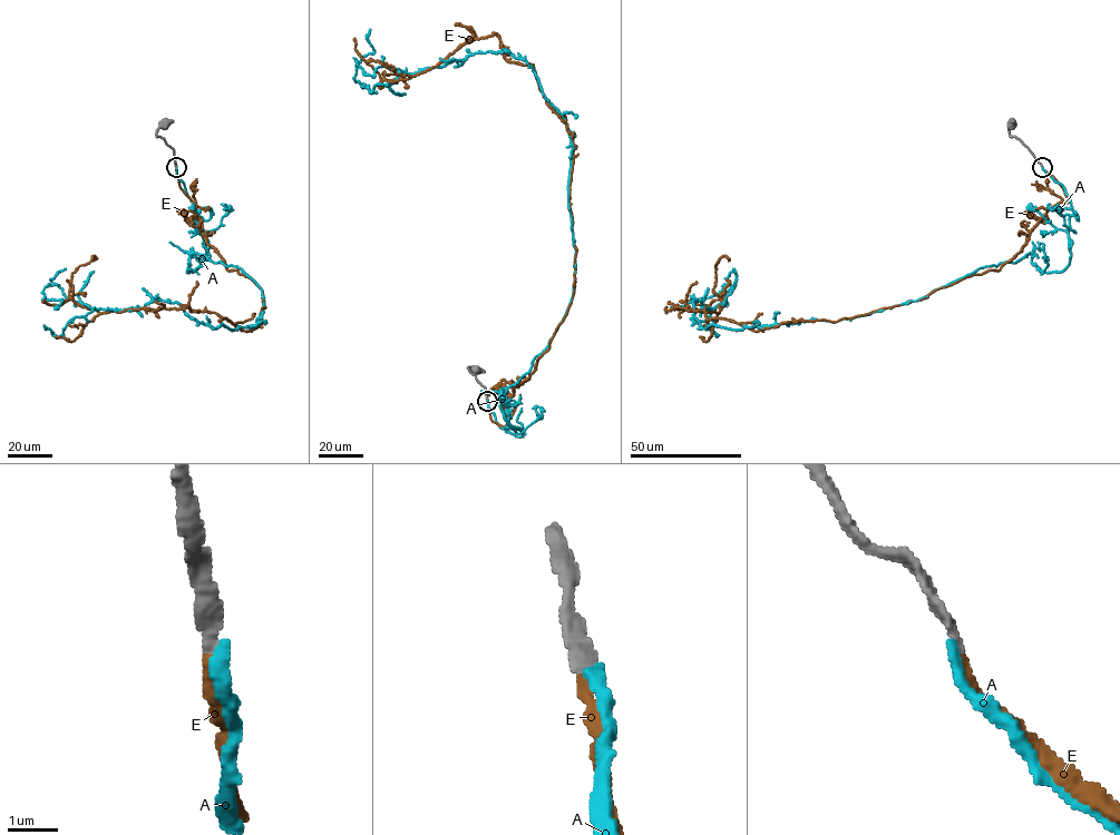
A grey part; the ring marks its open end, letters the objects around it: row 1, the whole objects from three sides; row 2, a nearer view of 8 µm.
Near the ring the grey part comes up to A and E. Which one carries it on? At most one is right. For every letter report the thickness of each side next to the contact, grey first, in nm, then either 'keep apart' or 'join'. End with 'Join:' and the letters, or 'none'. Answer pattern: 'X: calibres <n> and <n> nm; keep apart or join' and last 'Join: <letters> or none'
A: calibres 260 and 260 nm; keep apart
E: calibres 240 and 200 nm; join
Join: E

